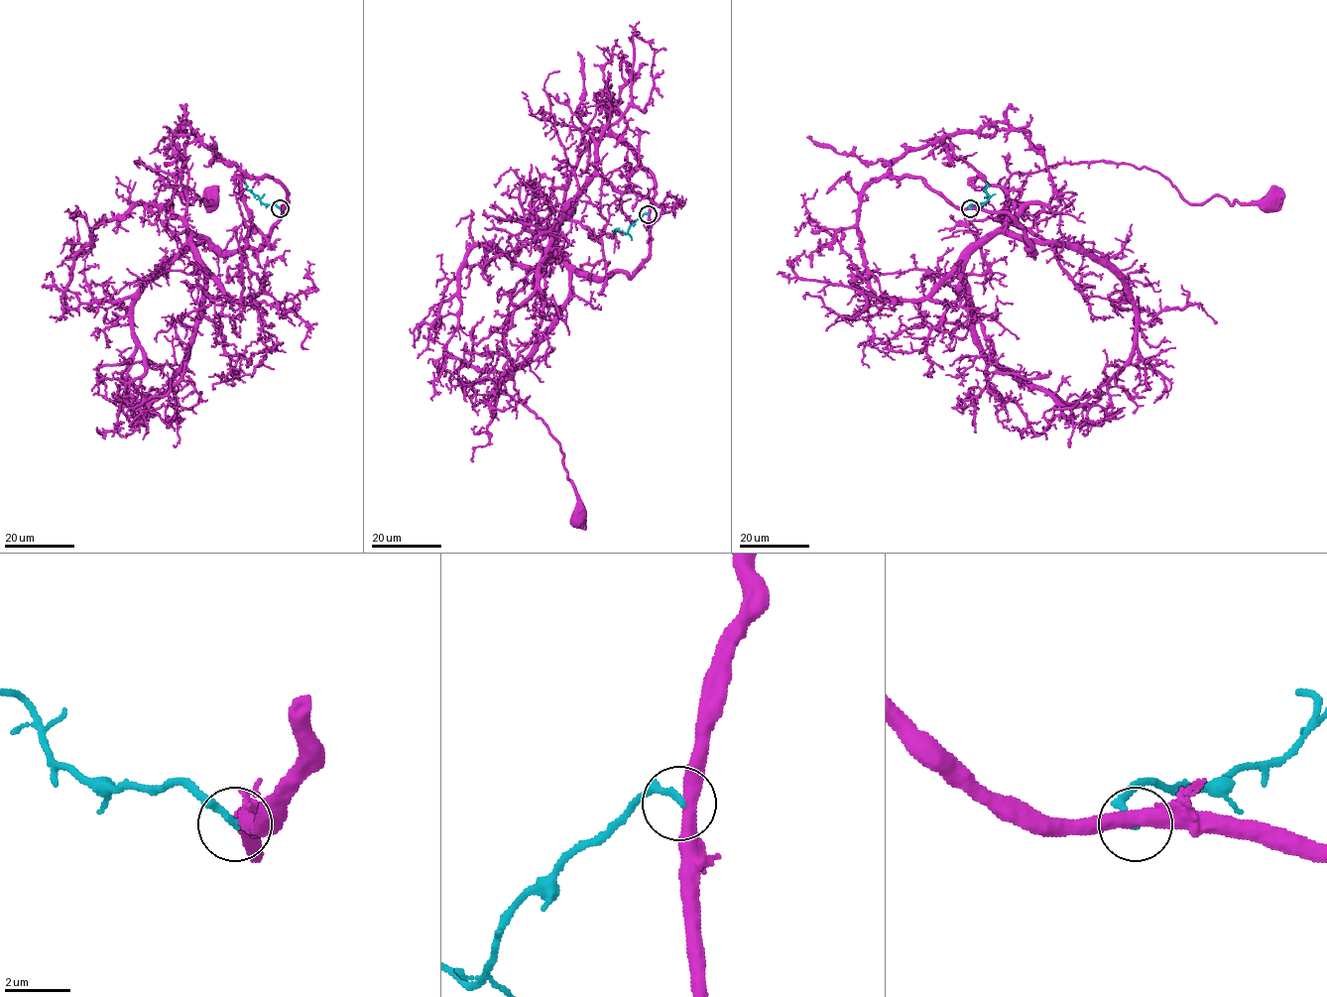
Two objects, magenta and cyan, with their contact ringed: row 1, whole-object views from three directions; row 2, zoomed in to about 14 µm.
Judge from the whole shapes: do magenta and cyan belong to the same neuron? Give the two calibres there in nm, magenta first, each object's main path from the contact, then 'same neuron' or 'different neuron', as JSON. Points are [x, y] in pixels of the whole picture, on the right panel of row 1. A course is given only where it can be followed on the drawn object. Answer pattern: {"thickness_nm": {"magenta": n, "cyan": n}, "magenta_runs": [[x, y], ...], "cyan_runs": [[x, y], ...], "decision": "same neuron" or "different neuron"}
{"thickness_nm": {"magenta": 440, "cyan": 220}, "magenta_runs": [[970, 209], [1006, 211], [1032, 252], [1006, 227], [1005, 183], [1086, 162], [1150, 169], [1191, 203], [1270, 202]], "cyan_runs": [[970, 209], [971, 204], [979, 204], [988, 198], [984, 189], [986, 183]], "decision": "different neuron"}

